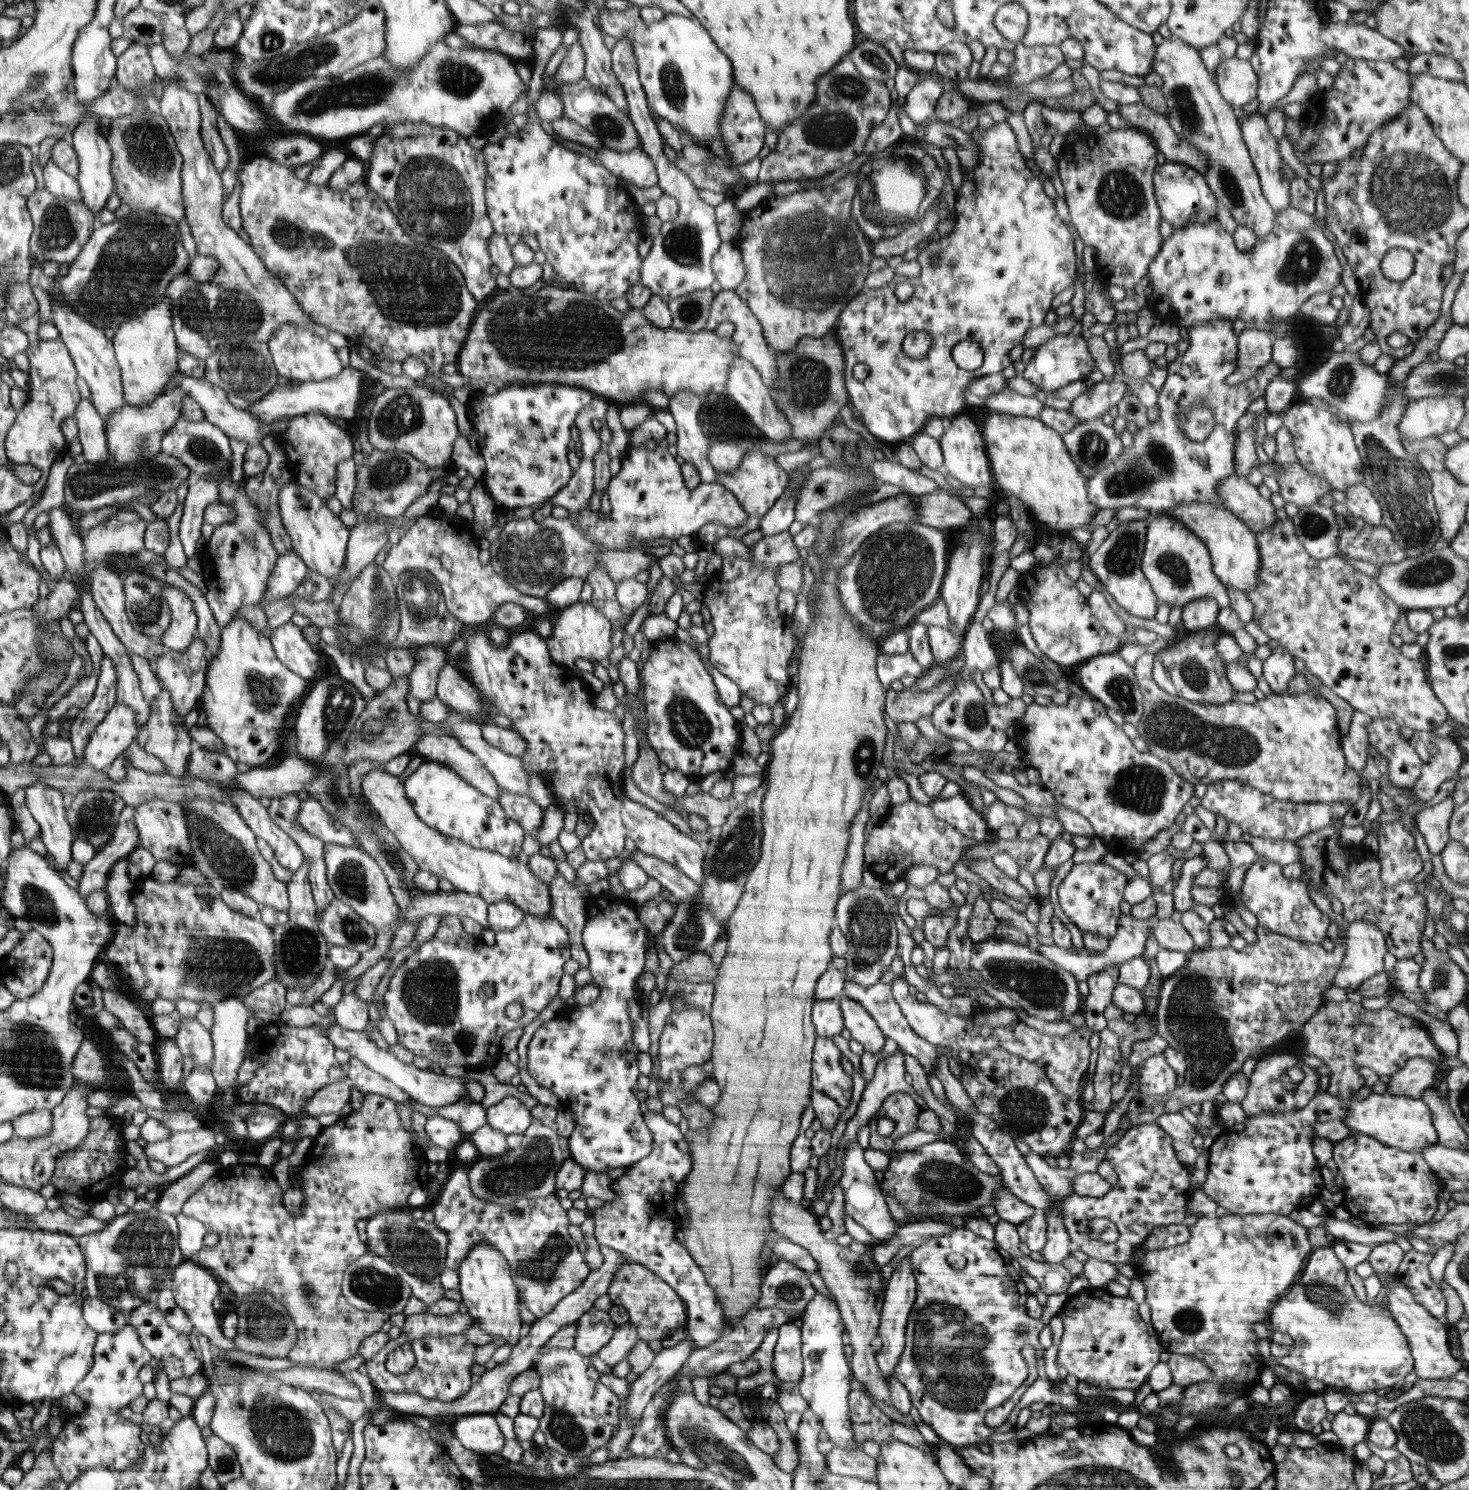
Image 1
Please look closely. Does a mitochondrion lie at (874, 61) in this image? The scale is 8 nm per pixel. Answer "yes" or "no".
yes

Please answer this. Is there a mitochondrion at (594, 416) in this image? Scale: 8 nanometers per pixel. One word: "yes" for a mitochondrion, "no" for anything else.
no

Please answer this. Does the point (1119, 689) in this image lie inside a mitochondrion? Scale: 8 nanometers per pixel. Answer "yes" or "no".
yes

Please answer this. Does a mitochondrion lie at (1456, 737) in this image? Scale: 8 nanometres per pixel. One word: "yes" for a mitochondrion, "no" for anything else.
no

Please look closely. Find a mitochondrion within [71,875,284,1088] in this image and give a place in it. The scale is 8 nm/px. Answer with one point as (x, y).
(225, 964)

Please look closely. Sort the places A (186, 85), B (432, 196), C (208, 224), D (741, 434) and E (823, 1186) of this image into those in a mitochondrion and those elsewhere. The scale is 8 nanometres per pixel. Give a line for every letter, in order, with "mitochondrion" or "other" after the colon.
A: other
B: mitochondrion
C: other
D: other
E: other

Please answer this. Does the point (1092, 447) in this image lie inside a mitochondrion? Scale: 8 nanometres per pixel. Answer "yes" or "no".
yes

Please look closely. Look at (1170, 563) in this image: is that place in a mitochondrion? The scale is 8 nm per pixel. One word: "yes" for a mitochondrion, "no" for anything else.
yes

